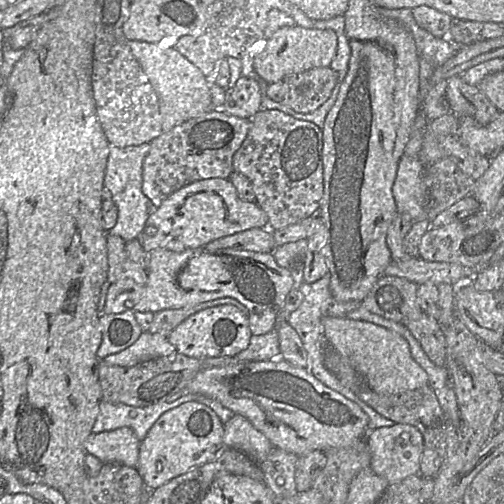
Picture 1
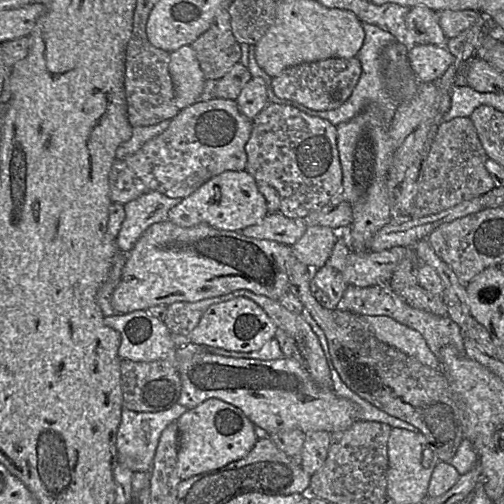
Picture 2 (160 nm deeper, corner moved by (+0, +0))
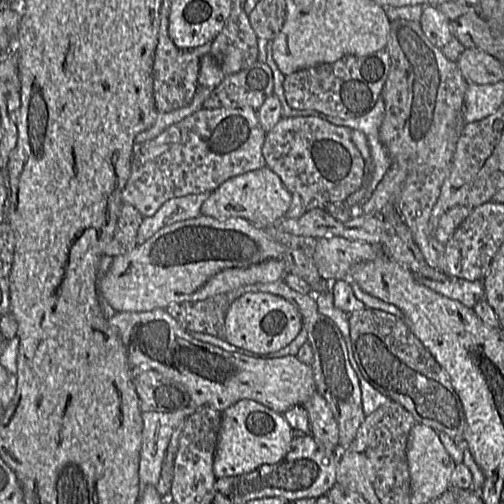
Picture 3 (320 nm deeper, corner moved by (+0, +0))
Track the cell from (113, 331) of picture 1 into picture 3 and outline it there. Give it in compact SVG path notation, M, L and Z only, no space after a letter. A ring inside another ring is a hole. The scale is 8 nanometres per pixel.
M163 308L145 312L117 312L108 319L108 324L119 335L131 367L152 369L182 384L191 397L191 405L198 409L211 407L222 412L238 401L253 400L283 414L295 405L304 405L316 391L310 365L300 362L296 356L256 358L228 352L193 338L191 332Z

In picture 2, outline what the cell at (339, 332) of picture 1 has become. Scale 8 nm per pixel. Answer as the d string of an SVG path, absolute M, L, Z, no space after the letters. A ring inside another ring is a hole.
M361 316L363 322L381 342L394 347L420 363L438 368L438 358L427 346L422 335L387 316Z

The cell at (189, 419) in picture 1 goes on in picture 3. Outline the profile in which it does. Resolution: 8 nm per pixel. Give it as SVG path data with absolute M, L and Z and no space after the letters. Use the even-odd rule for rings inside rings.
M241 400L221 413L213 471L217 478L242 475L264 464L280 461L289 452L296 433L284 415L253 400Z

